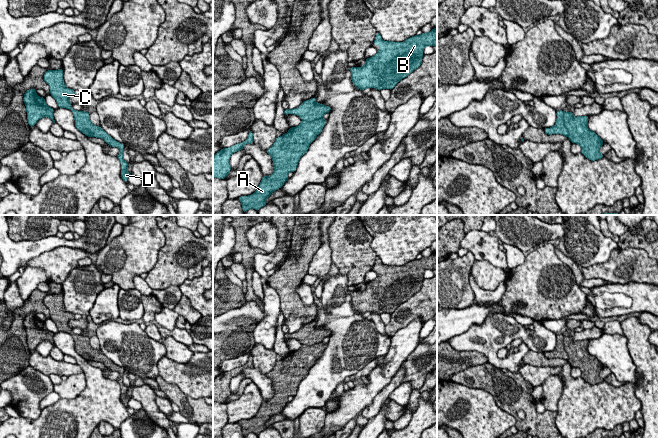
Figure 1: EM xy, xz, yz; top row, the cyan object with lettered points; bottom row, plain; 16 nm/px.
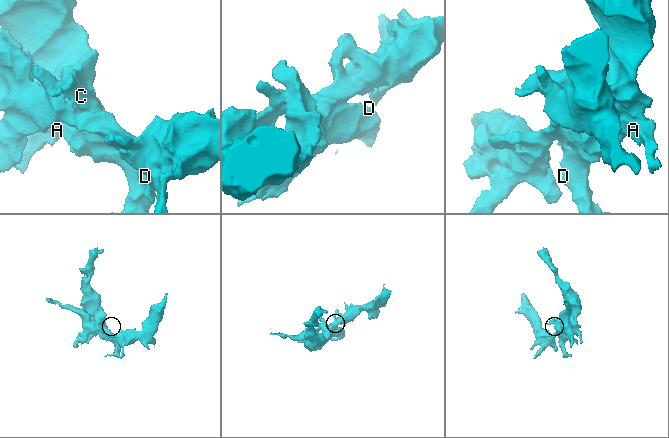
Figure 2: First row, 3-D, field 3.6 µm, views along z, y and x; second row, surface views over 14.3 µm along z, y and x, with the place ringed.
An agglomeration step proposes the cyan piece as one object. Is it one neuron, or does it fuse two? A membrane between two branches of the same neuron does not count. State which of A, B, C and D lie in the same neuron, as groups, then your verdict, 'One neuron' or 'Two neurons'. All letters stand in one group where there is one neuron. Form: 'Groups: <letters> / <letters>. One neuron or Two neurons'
Groups: A C D / B. Two neurons

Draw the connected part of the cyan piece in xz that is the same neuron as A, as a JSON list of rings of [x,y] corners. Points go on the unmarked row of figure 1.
[[[302,344],[297,351],[292,351],[286,358],[277,361],[274,368],[267,374],[272,381],[274,396],[263,400],[257,414],[248,420],[240,420],[243,436],[253,432],[259,434],[266,428],[266,422],[272,416],[283,411],[289,396],[295,396],[299,383],[307,376],[316,360],[322,356],[327,344]]]

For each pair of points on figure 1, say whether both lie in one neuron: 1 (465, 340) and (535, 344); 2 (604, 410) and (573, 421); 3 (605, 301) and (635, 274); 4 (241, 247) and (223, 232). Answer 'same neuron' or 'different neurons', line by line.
1: same neuron
2: same neuron
3: different neurons
4: different neurons

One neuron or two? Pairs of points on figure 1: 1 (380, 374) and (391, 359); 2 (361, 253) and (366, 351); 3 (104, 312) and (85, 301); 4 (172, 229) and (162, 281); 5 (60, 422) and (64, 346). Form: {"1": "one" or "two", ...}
{"1": "one", "2": "two", "3": "two", "4": "one", "5": "one"}

